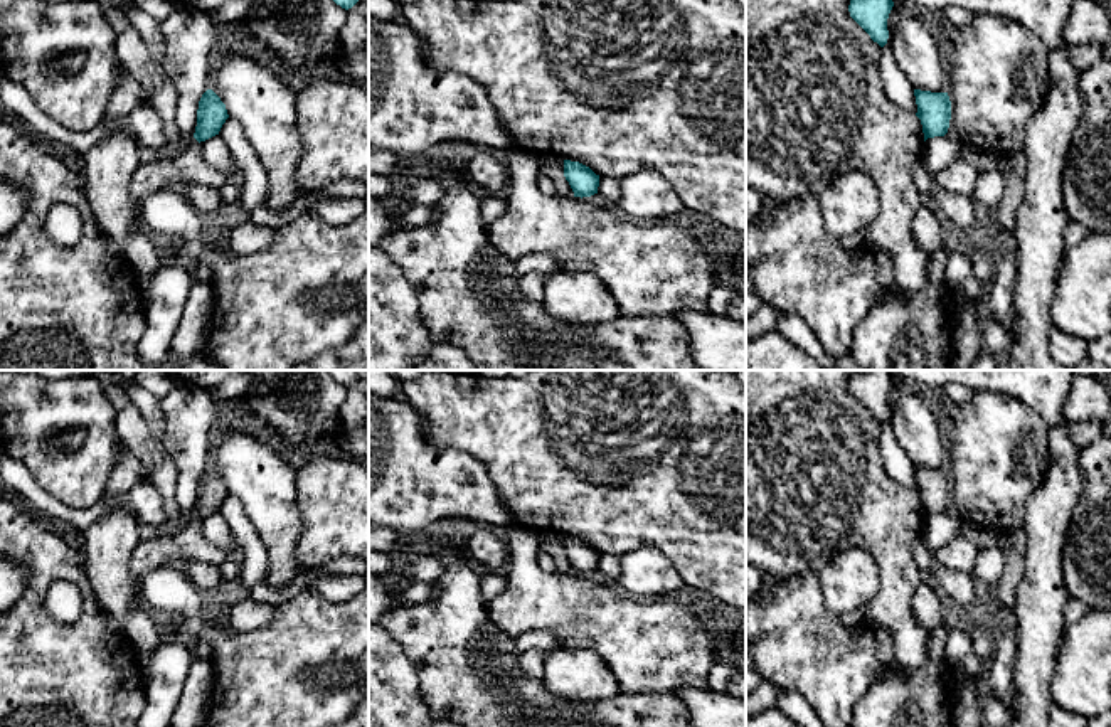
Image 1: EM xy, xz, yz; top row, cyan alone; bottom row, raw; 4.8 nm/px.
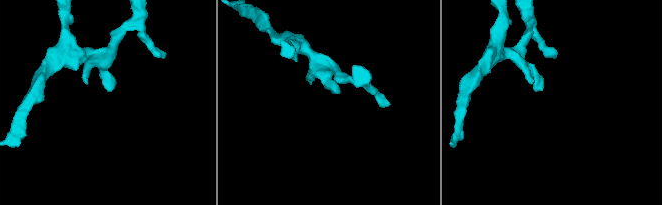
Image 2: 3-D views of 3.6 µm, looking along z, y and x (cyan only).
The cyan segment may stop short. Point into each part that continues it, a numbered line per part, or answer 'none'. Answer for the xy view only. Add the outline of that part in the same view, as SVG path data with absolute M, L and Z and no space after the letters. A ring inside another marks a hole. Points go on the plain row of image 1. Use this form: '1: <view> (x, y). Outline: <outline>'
none

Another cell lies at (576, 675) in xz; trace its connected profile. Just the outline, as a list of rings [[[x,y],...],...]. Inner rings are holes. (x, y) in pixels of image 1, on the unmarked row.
[[[554,650],[540,680],[554,695],[574,702],[606,700],[621,692],[611,668],[591,650]]]

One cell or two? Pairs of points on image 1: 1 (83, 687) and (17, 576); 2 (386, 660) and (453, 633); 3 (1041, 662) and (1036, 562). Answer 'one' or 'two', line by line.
1: two
2: two
3: one

